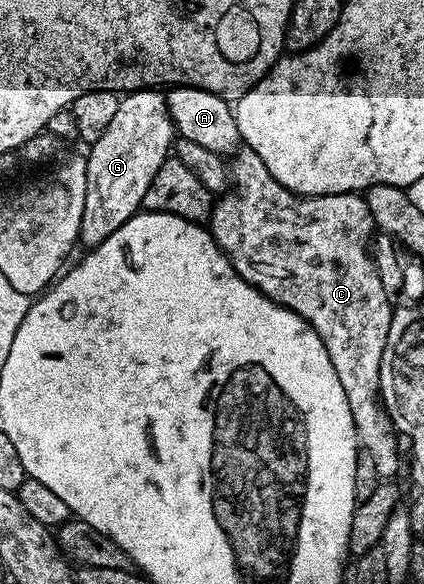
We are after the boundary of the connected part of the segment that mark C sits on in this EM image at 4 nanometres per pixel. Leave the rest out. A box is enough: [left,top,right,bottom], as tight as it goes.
[208,148,398,479]

